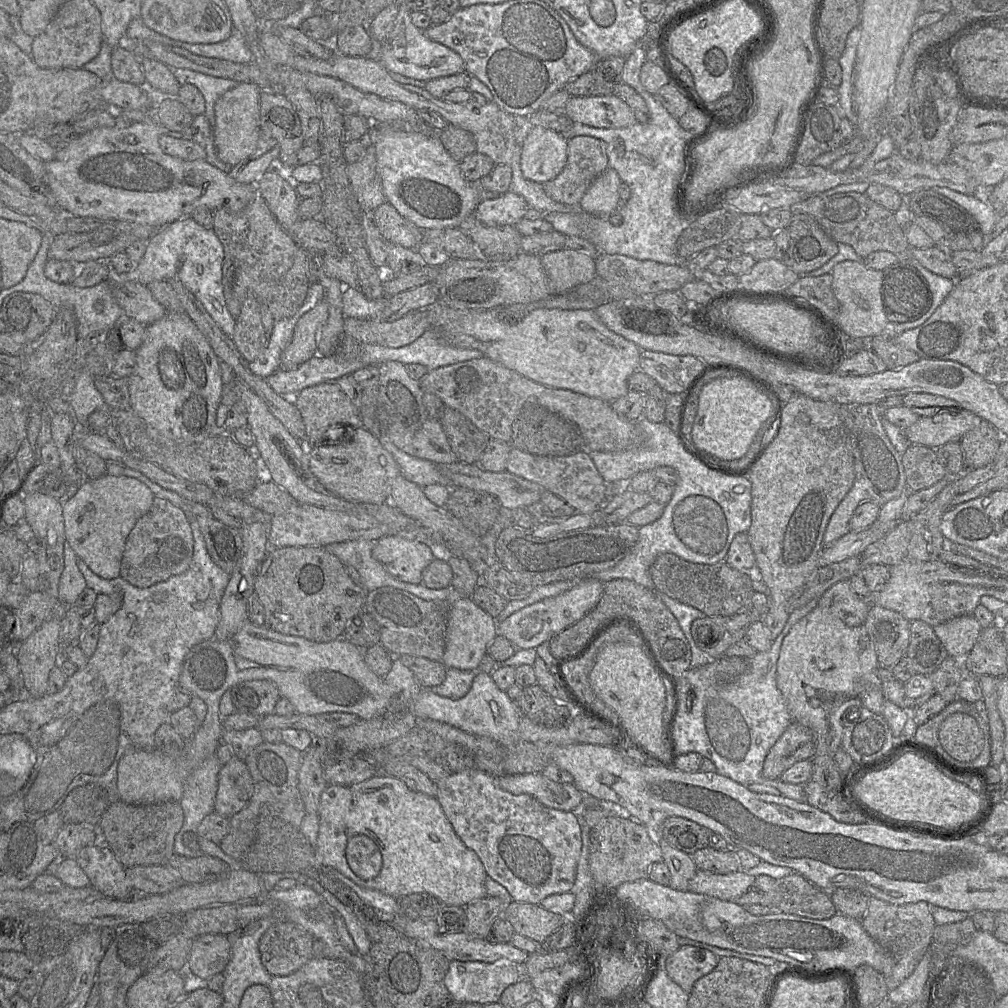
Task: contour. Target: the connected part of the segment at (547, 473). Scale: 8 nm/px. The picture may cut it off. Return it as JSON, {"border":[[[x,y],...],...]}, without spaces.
{"border":[[[511,447],[506,462],[506,471],[541,485],[570,505],[575,513],[592,514],[601,509],[606,499],[606,482],[599,474],[589,452],[569,456],[535,455]]]}

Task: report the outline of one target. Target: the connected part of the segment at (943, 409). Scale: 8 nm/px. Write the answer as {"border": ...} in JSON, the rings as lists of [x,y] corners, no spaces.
{"border":[[[907,393],[903,396],[902,405],[911,409],[918,416],[952,414],[961,410],[956,401],[930,393]]]}

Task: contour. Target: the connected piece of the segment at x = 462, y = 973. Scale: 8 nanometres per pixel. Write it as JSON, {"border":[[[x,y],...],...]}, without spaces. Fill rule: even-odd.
{"border":[[[452,960],[444,977],[444,984],[452,1000],[459,1003],[474,1002],[485,1005],[499,1002],[503,991],[522,978],[522,968],[509,960],[493,963]]]}

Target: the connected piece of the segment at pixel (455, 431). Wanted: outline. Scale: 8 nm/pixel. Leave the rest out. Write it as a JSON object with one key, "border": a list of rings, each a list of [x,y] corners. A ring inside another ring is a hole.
{"border":[[[445,406],[439,421],[457,460],[468,464],[478,464],[491,437],[478,429],[464,414],[448,406]]]}

